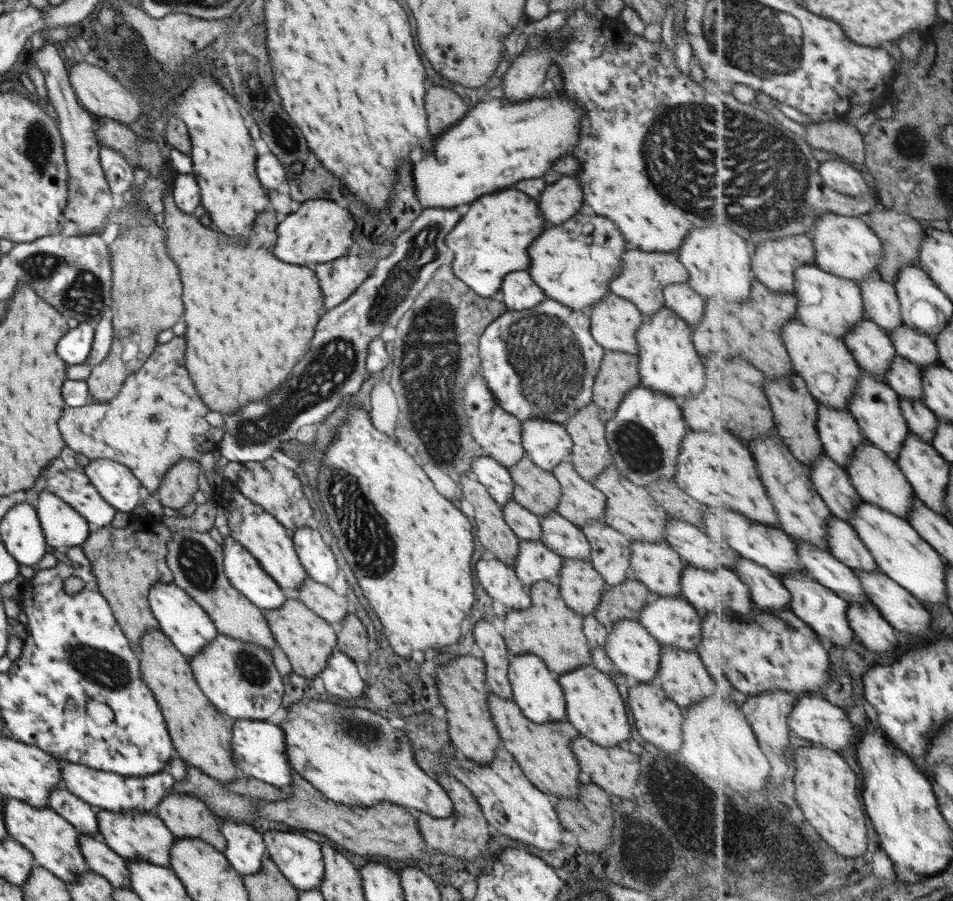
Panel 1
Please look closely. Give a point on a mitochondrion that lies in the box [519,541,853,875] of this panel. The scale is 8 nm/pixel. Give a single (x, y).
(751, 831)

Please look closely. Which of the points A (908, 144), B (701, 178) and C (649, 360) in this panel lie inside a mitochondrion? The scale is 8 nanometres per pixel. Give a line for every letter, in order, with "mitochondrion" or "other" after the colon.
A: mitochondrion
B: mitochondrion
C: other

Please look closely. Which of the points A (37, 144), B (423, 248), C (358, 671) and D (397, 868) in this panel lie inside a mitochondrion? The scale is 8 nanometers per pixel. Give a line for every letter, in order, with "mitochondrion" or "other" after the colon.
A: mitochondrion
B: mitochondrion
C: other
D: other

